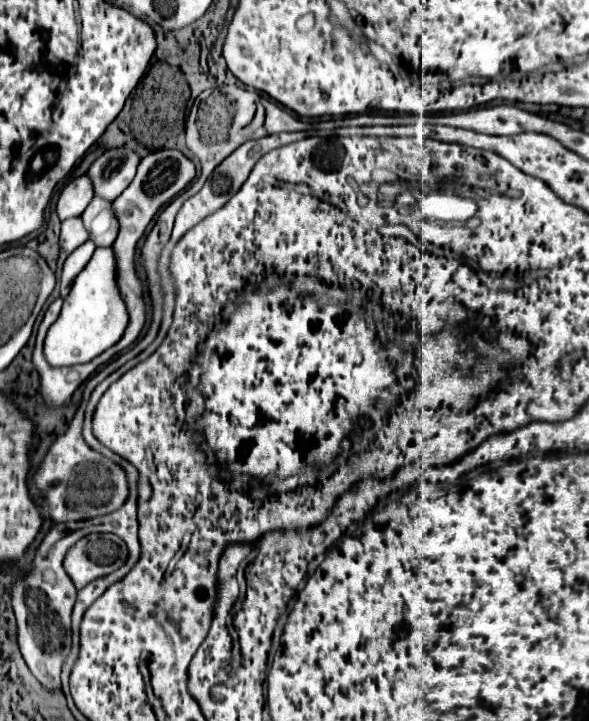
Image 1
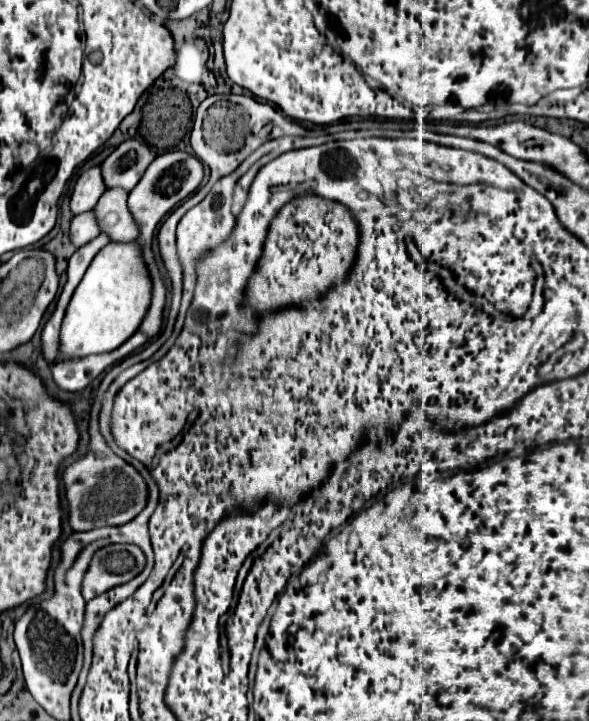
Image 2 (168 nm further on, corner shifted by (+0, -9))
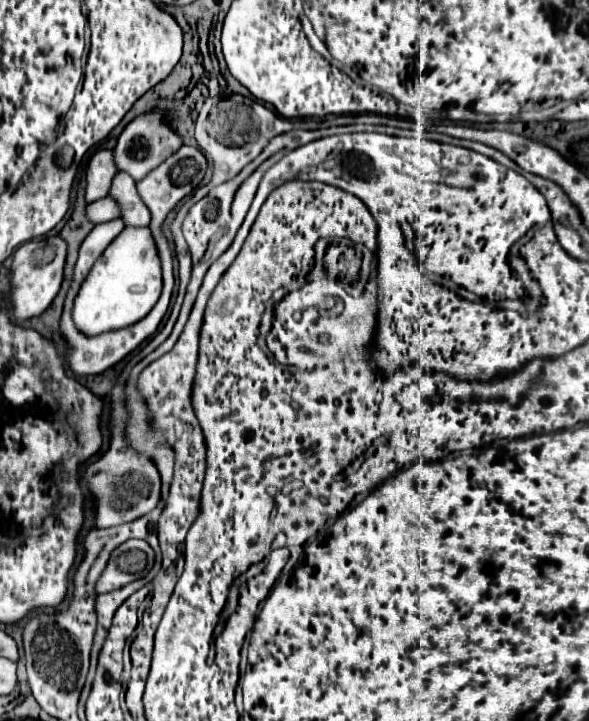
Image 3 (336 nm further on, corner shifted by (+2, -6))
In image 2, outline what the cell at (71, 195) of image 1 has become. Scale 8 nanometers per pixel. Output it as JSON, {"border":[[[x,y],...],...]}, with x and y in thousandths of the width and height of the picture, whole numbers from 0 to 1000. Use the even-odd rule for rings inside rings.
{"border":[[[156,232],[156,234],[143,237],[132,245],[126,265],[122,265],[122,273],[119,273],[122,298],[156,293],[177,265],[180,265],[180,259],[177,259],[177,251],[170,243],[170,232]]]}

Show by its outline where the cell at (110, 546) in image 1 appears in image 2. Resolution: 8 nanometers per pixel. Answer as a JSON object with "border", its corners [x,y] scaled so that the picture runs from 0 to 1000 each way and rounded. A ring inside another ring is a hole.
{"border":[[[180,756],[166,761],[139,803],[139,828],[146,834],[163,825],[217,809],[244,786],[244,770],[231,756]]]}

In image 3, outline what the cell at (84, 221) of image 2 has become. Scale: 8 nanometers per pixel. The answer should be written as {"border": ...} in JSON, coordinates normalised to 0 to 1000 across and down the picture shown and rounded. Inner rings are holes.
{"border":[[[180,272],[173,277],[149,283],[146,297],[149,297],[149,305],[156,305],[160,311],[173,311],[173,308],[187,308],[194,302],[204,302],[204,286],[190,272]]]}

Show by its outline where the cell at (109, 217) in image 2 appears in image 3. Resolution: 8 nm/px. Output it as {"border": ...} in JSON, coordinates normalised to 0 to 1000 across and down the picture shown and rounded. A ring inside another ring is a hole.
{"border":[[[214,239],[197,241],[190,261],[187,261],[187,272],[207,286],[207,305],[214,308],[214,313],[251,313],[255,311],[255,302],[258,302],[255,291],[241,280],[231,264],[231,252],[228,247],[221,247],[221,241]]]}

